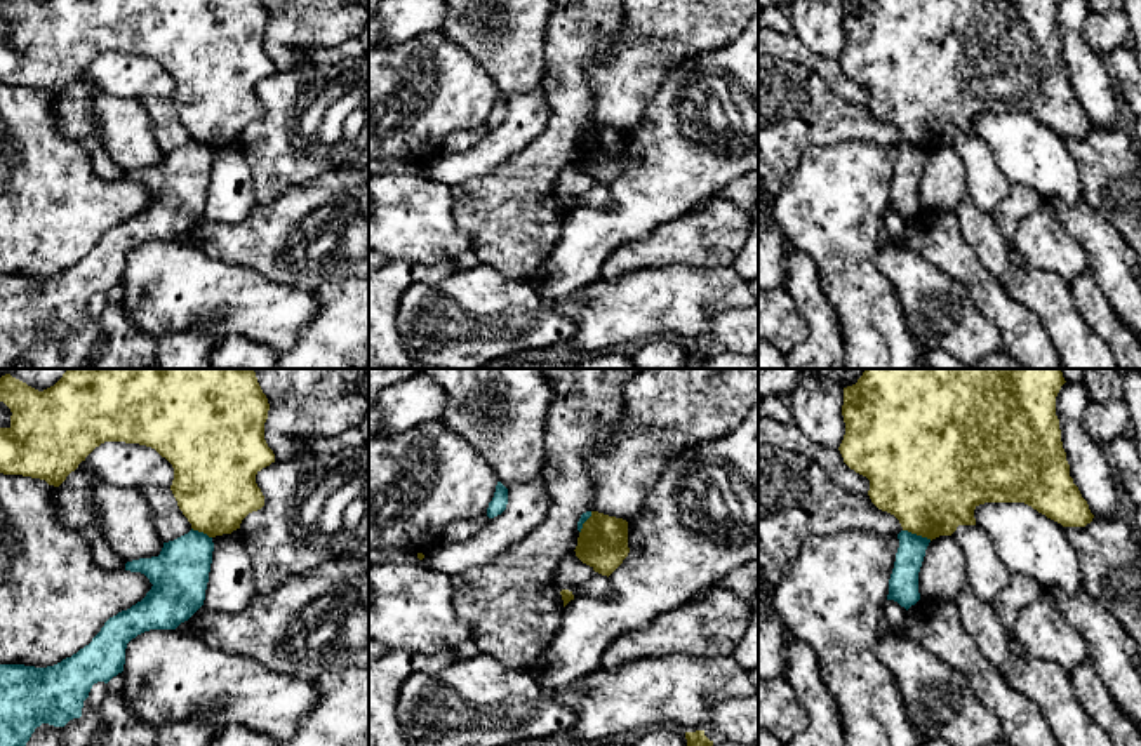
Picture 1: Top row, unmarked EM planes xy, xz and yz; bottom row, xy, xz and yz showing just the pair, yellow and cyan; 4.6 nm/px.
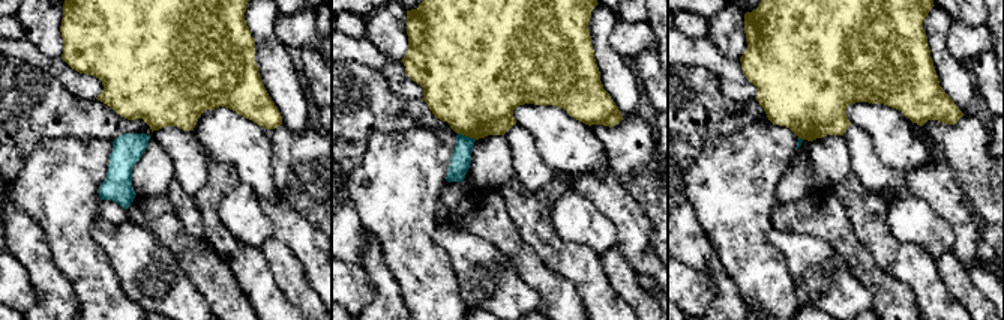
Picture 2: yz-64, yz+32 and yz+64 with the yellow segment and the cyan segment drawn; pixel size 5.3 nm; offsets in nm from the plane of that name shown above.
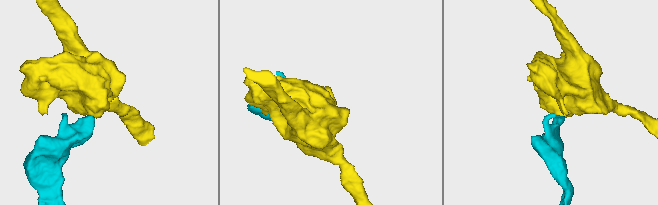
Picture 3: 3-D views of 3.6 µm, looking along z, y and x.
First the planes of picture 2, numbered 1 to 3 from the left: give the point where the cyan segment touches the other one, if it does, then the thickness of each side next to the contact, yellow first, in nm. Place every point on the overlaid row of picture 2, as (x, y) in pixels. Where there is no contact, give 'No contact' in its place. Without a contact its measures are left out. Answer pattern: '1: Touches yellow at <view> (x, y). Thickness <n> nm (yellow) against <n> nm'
1: No contact
2: Touches yellow at yz+32 (467, 135). Thickness 460 nm (yellow) against 110 nm
3: Touches yellow at yz+64 (800, 137). Thickness 440 nm (yellow) against 30 nm

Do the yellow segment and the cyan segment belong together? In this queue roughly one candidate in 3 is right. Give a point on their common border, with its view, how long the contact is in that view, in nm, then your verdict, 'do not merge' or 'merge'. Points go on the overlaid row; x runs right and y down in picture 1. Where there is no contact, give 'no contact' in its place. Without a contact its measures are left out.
meets yellow in yz at (917, 534); contact 140 nm long; do not merge

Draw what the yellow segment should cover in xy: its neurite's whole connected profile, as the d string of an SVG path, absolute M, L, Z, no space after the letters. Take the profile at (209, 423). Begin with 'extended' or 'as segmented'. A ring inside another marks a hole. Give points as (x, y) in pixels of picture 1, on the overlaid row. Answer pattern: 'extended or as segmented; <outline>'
as segmented; M68 369L54 386L43 391L5 374L0 377L0 402L12 412L10 426L0 428L0 473L3 475L40 478L49 485L59 487L96 447L104 442L125 442L151 447L172 464L174 480L170 490L193 530L204 532L209 537L231 534L240 529L242 520L249 513L264 506L264 496L256 483L256 475L275 463L275 454L264 440L264 423L268 419L270 403L257 383L254 369Z

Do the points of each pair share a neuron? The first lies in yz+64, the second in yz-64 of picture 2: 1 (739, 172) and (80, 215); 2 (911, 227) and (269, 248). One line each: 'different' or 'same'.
1: same
2: different

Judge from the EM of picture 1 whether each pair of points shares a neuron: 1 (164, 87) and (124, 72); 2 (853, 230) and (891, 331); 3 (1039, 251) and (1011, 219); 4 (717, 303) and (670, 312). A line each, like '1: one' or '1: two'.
1: one
2: one
3: two
4: one

